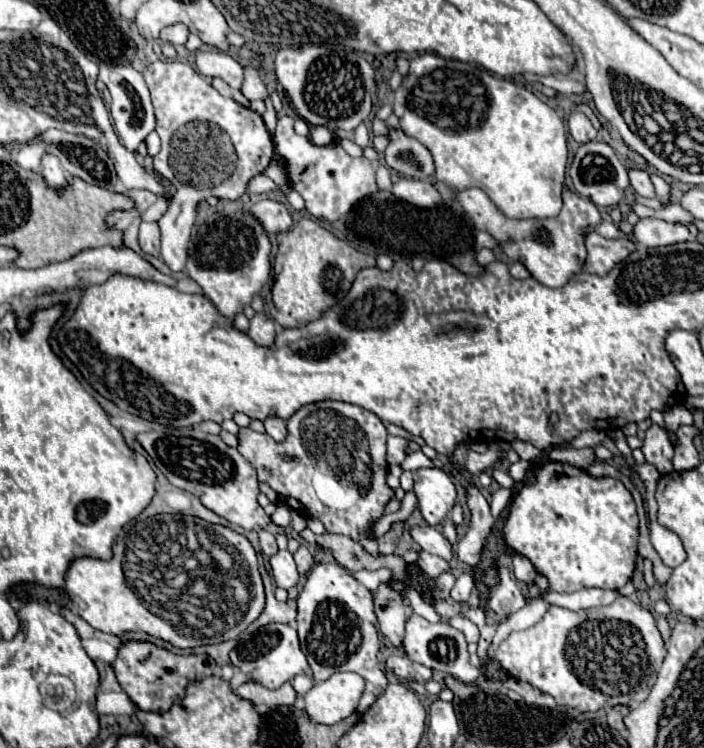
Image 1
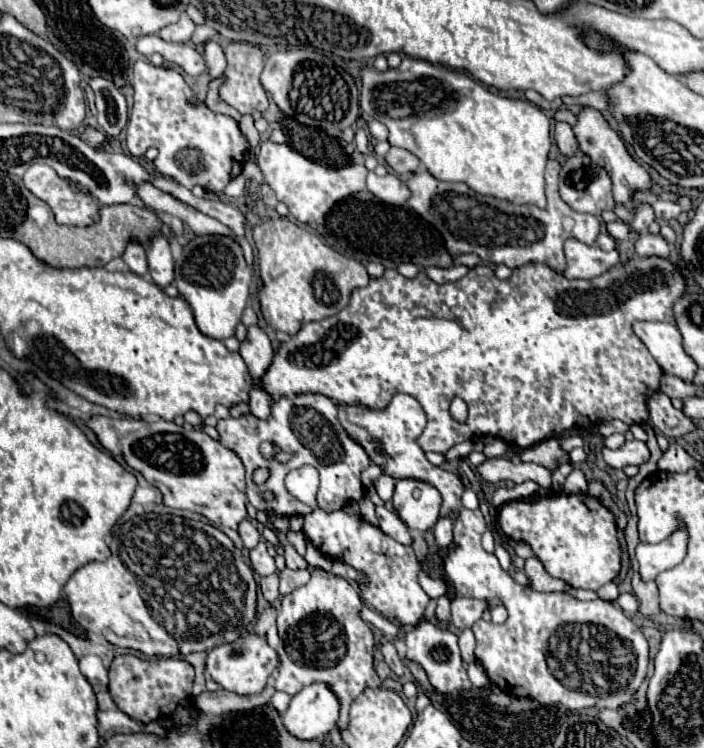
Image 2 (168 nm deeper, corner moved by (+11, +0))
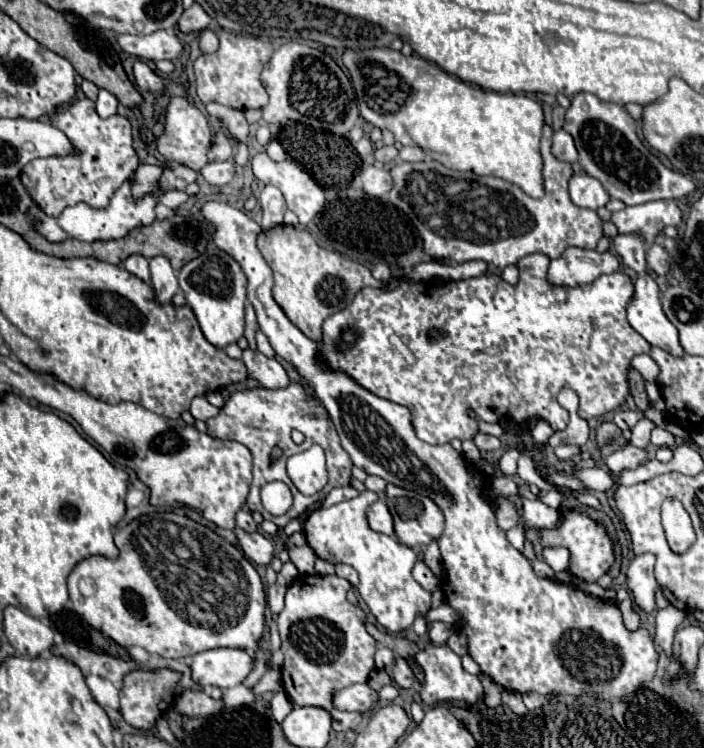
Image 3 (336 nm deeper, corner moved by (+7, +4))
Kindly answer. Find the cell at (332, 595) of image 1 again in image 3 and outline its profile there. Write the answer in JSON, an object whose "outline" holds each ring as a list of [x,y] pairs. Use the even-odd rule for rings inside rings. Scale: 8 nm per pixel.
{"outline":[[[298,576],[286,592],[286,606],[278,616],[284,666],[282,682],[286,694],[298,706],[322,706],[332,716],[336,732],[350,732],[362,724],[362,716],[332,706],[332,694],[356,682],[368,682],[374,670],[376,640],[366,632],[366,614],[346,600],[350,582],[330,576]]]}

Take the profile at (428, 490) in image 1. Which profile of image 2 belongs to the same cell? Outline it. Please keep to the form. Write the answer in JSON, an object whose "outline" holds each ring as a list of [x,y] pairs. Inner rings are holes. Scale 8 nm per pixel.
{"outline":[[[400,480],[394,486],[392,506],[410,530],[430,530],[440,518],[440,502],[440,492],[426,482]]]}

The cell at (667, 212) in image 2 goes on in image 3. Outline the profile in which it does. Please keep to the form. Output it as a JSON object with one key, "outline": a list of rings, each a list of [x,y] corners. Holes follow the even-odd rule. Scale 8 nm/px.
{"outline":[[[660,200],[626,206],[624,210],[612,214],[612,222],[620,234],[640,230],[646,238],[646,244],[652,244],[665,227],[678,226],[682,222],[682,212],[674,200]]]}

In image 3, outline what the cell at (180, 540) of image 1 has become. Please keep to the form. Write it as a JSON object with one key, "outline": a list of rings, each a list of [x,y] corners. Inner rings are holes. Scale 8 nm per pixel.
{"outline":[[[174,512],[144,514],[118,528],[114,536],[120,550],[118,558],[110,560],[106,556],[90,556],[78,562],[68,576],[74,612],[84,622],[120,646],[140,646],[146,652],[160,654],[164,658],[184,658],[188,654],[222,646],[244,650],[258,648],[258,640],[264,630],[266,598],[262,580],[256,568],[244,558],[242,550],[218,536],[214,530]],[[82,578],[94,580],[96,592],[92,596],[84,596],[80,592],[78,582]]]}

